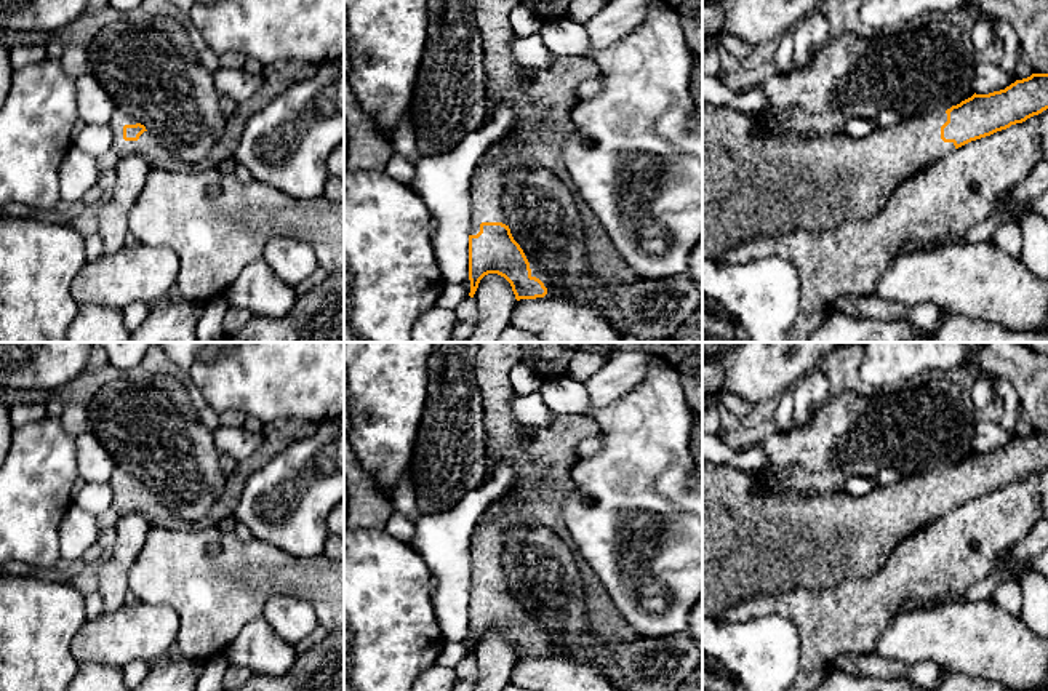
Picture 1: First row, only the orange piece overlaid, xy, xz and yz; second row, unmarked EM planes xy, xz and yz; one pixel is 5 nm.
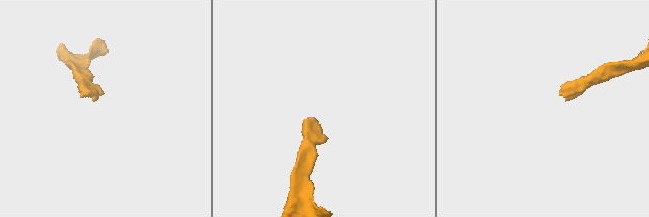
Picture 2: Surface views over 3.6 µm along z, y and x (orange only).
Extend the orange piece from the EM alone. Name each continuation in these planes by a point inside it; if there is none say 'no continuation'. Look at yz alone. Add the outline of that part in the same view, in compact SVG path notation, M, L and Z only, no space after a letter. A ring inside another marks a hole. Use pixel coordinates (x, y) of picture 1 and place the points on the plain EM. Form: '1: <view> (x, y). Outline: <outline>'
1: yz (754, 543). Outline: M702 459L702 616L720 617L762 593L774 595L795 589L826 592L850 579L874 576L902 539L955 509L954 501L941 497L946 480L946 470L933 470L902 477L898 483L877 486L864 496L840 493L802 497L768 494L752 473Z

